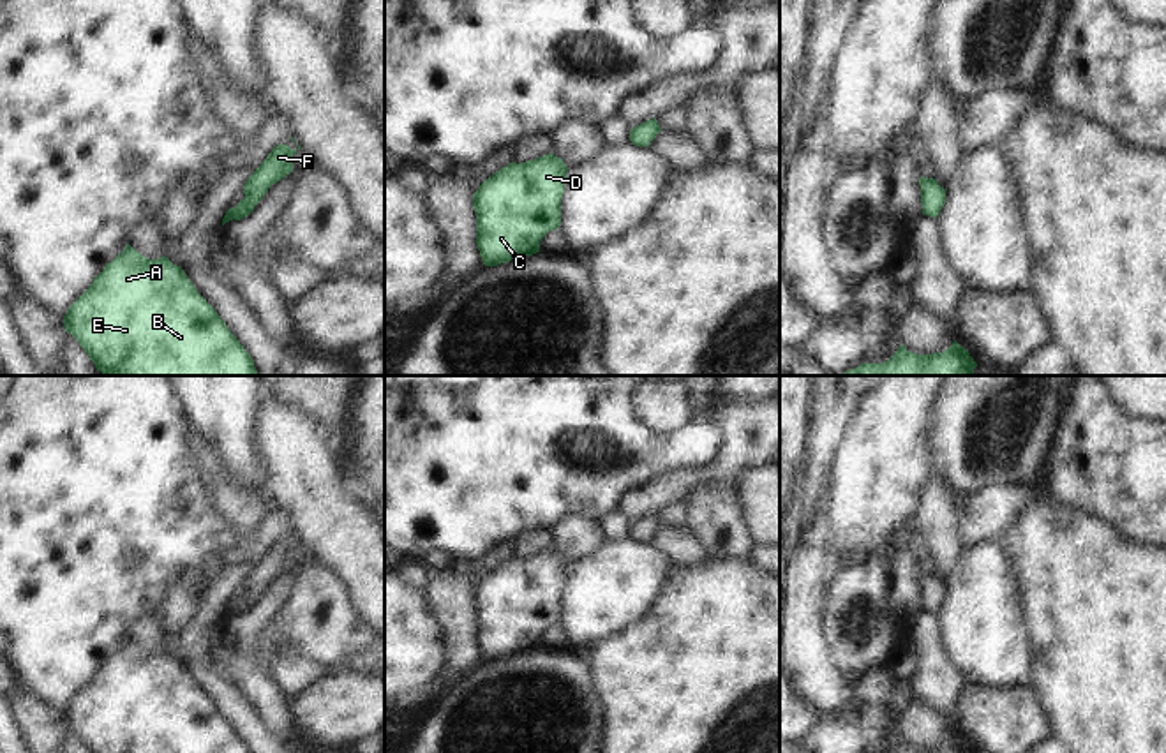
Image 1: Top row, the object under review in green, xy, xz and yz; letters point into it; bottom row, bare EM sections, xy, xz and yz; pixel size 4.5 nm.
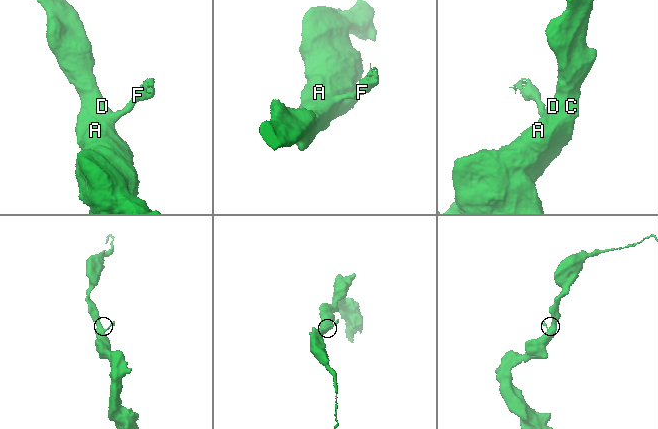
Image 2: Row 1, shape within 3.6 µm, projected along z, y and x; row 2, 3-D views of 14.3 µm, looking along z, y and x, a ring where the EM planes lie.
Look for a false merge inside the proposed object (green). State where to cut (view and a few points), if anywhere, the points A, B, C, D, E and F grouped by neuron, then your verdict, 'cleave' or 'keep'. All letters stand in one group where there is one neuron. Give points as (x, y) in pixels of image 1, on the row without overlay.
no cut | A B C D E F | keep

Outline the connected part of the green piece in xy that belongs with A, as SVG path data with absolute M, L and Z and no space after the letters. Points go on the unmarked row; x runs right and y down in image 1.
M129 638L69 702L64 721L90 753L250 753L182 661L173 660L166 651L155 656L143 652Z

